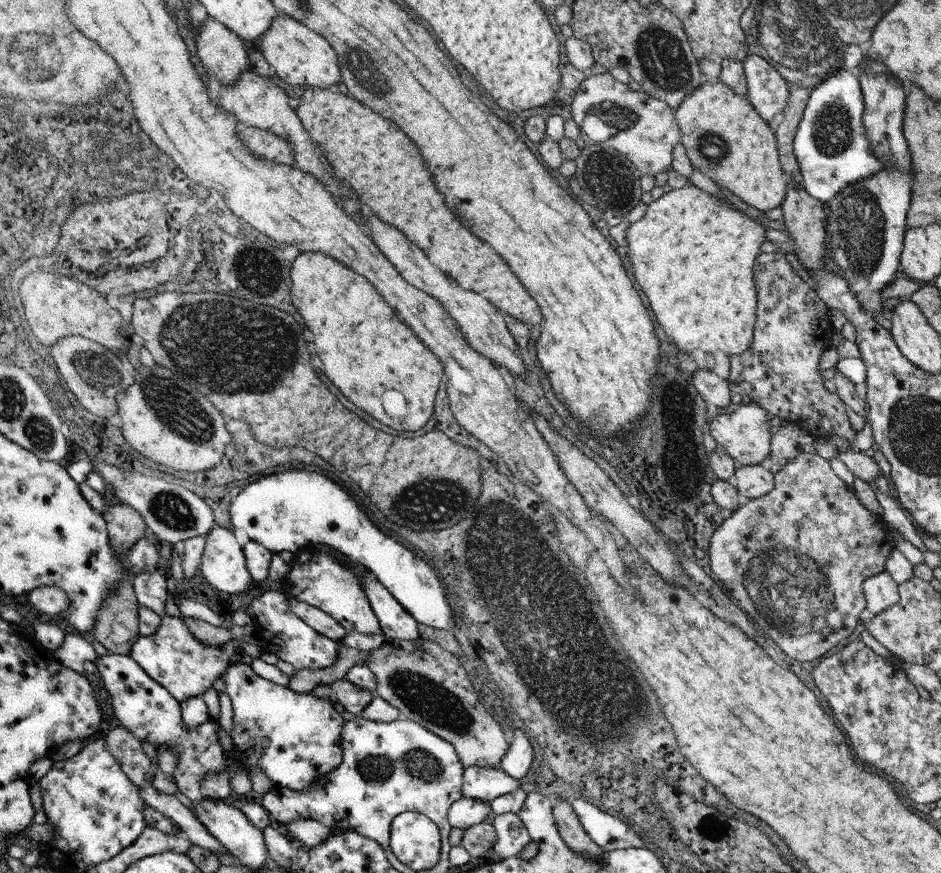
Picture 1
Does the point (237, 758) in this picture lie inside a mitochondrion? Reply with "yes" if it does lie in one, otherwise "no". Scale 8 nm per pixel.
no

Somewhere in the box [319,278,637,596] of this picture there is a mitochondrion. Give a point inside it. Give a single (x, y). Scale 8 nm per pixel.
(434, 501)

